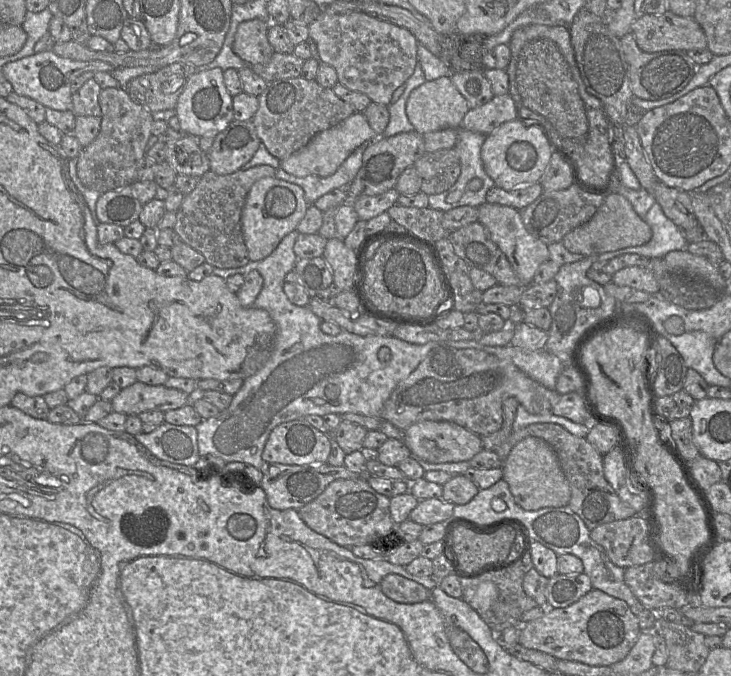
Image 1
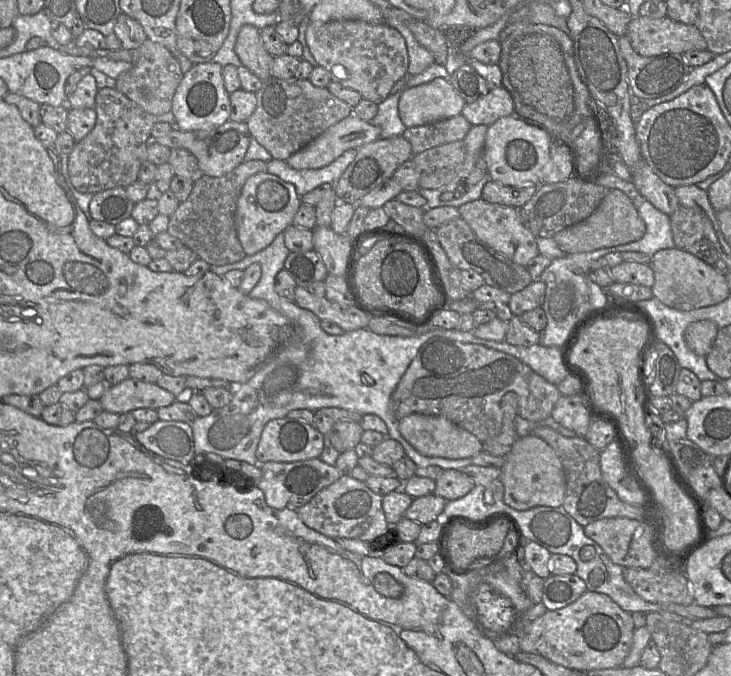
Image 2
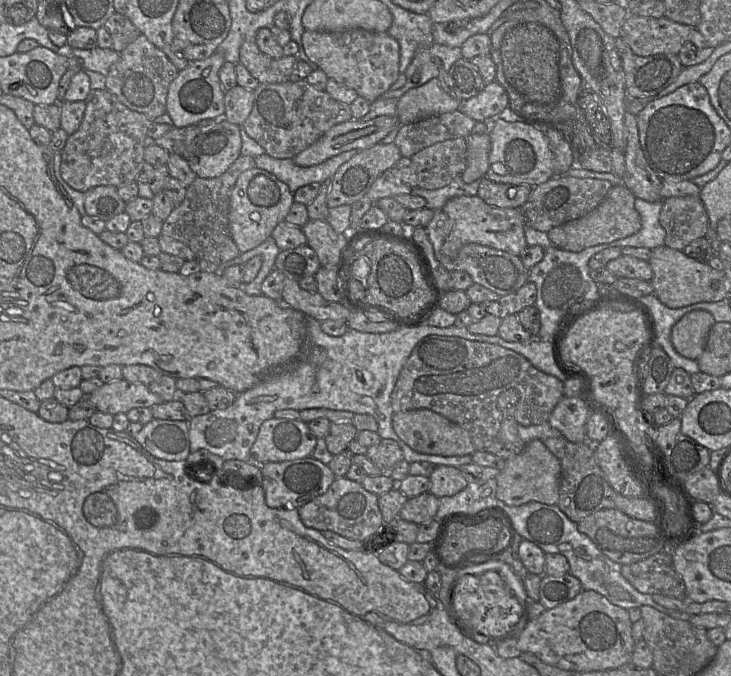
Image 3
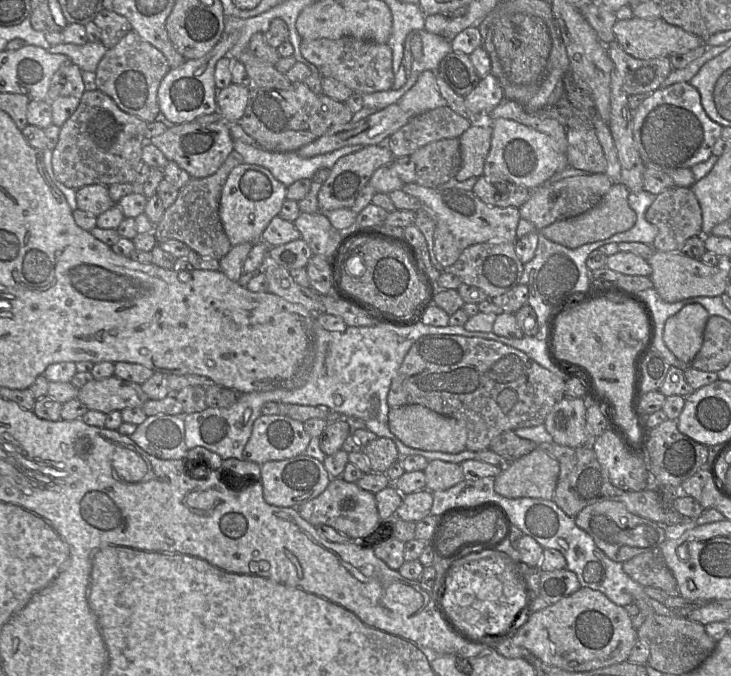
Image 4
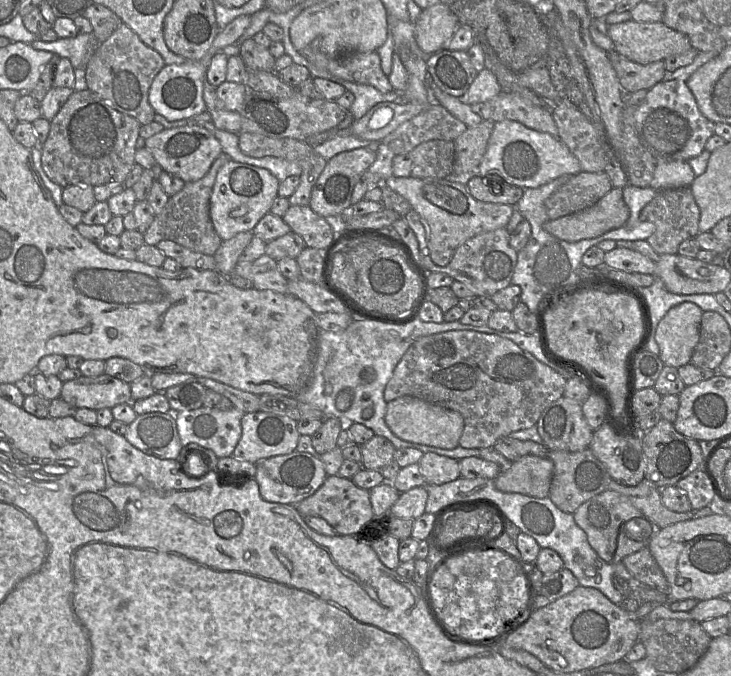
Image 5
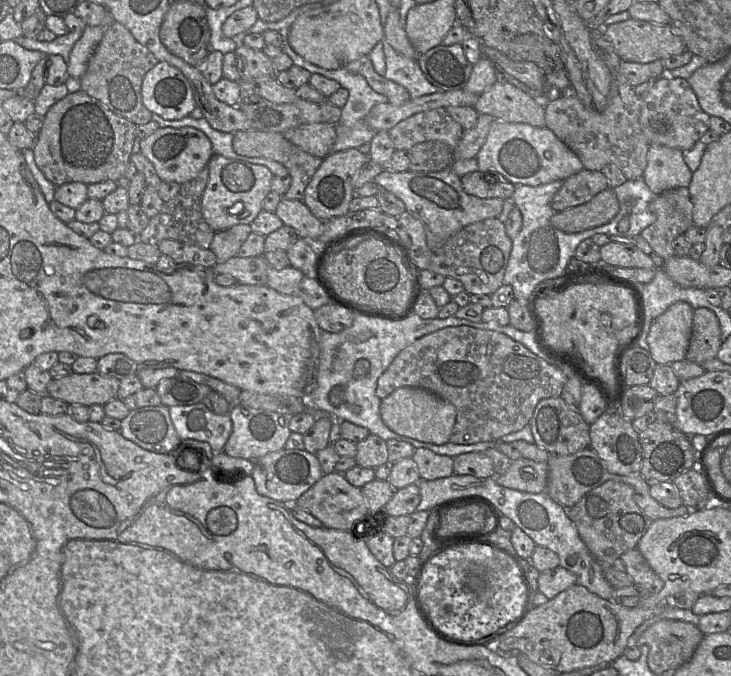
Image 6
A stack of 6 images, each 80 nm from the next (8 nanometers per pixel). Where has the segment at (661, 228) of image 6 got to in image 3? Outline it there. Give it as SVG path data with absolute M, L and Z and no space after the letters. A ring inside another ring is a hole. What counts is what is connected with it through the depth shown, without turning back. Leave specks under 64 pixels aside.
M700 196L669 197L662 200L659 223L665 230L664 245L682 251L692 241L706 237L708 215Z

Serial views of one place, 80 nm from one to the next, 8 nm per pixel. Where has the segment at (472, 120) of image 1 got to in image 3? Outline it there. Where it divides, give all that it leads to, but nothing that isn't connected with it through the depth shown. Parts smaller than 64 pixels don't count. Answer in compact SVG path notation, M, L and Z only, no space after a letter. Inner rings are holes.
M497 81L486 84L484 89L476 96L462 100L459 110L475 122L484 122L493 117L515 121L511 117L514 111L509 108L508 93Z

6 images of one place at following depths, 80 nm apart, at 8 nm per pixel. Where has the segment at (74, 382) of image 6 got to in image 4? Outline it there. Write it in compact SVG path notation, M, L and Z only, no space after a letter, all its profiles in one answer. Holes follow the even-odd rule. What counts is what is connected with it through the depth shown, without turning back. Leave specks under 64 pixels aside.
M111 376L92 379L78 389L76 397L89 410L108 414L125 408L140 407L149 400L141 385Z

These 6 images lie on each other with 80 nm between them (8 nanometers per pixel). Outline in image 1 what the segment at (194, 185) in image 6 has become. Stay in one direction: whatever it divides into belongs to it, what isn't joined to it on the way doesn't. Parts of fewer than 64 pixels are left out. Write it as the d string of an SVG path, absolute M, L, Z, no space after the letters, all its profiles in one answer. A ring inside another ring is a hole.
M269 165L240 169L227 175L208 171L200 177L195 189L185 195L176 211L173 230L182 242L201 253L205 262L213 267L224 269L246 265L250 259L241 226L243 207L252 185L261 178L275 177L275 171Z

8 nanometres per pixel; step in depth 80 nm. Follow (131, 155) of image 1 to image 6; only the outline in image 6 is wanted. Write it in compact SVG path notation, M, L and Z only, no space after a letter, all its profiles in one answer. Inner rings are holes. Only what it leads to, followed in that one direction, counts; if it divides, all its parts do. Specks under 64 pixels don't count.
M82 90L68 93L56 102L42 117L42 126L32 147L35 163L44 176L56 186L70 182L87 185L107 180L118 181L131 161L136 138L136 125L121 117L99 100Z

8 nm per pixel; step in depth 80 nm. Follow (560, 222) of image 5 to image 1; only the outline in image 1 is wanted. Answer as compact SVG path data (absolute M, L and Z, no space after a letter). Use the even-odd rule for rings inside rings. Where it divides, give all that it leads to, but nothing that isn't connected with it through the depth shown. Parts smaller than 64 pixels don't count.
M611 192L605 195L603 204L594 216L566 234L561 243L572 253L591 256L622 248L641 246L649 242L651 238L650 226L639 217L631 203L621 194Z

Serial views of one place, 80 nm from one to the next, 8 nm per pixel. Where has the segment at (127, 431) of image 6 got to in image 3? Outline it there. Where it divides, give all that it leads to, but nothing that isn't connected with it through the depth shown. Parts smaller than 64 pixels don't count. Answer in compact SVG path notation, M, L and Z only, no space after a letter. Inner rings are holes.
M153 418L133 437L155 458L185 462L191 453L187 420Z

